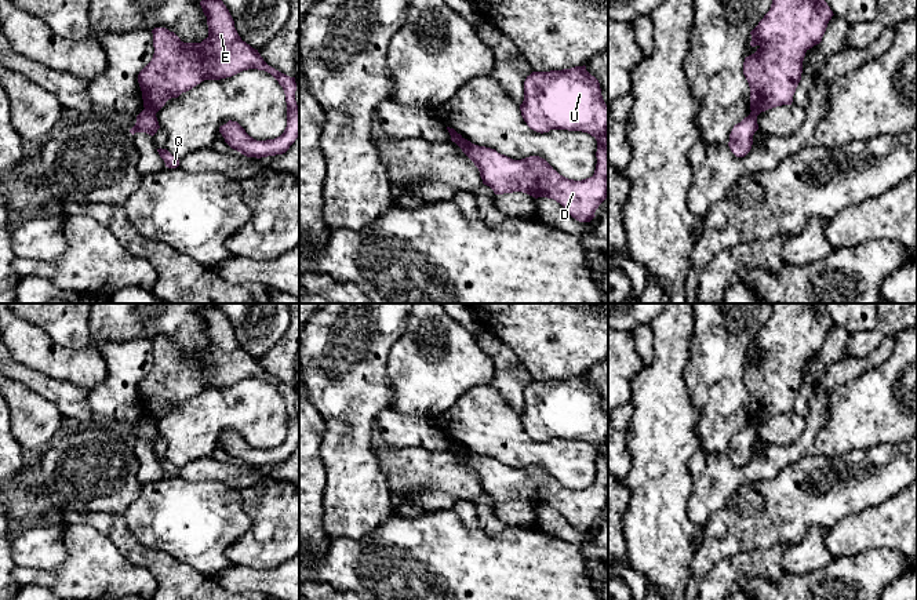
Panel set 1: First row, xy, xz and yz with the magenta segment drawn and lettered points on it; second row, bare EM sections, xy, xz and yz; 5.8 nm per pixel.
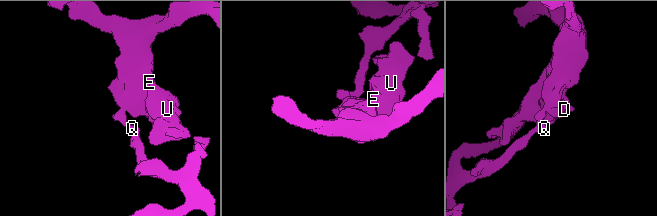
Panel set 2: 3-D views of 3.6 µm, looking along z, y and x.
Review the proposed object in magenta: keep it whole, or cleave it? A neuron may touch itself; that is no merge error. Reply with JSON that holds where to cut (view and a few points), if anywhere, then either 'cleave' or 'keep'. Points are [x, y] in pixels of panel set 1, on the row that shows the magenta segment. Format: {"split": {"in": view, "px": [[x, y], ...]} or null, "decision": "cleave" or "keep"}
{"split": {"in": "xy", "px": [[145, 108], [155, 113]]}, "decision": "cleave"}

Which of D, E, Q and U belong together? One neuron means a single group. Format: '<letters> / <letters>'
D E U / Q

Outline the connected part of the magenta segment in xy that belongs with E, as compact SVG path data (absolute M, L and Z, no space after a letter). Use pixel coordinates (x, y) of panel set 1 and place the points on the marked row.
M201 0L200 6L208 25L208 37L201 43L183 43L165 28L152 30L154 54L138 74L143 108L157 113L168 99L178 98L204 80L221 80L248 69L265 70L279 81L285 94L284 132L274 139L256 141L232 120L221 126L219 132L232 149L247 157L285 153L299 137L295 77L269 66L258 50L241 40L222 0Z

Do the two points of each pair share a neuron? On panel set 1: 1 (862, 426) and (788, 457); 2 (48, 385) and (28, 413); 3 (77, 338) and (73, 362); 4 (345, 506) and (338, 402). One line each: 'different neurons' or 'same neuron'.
1: different neurons
2: different neurons
3: different neurons
4: same neuron

